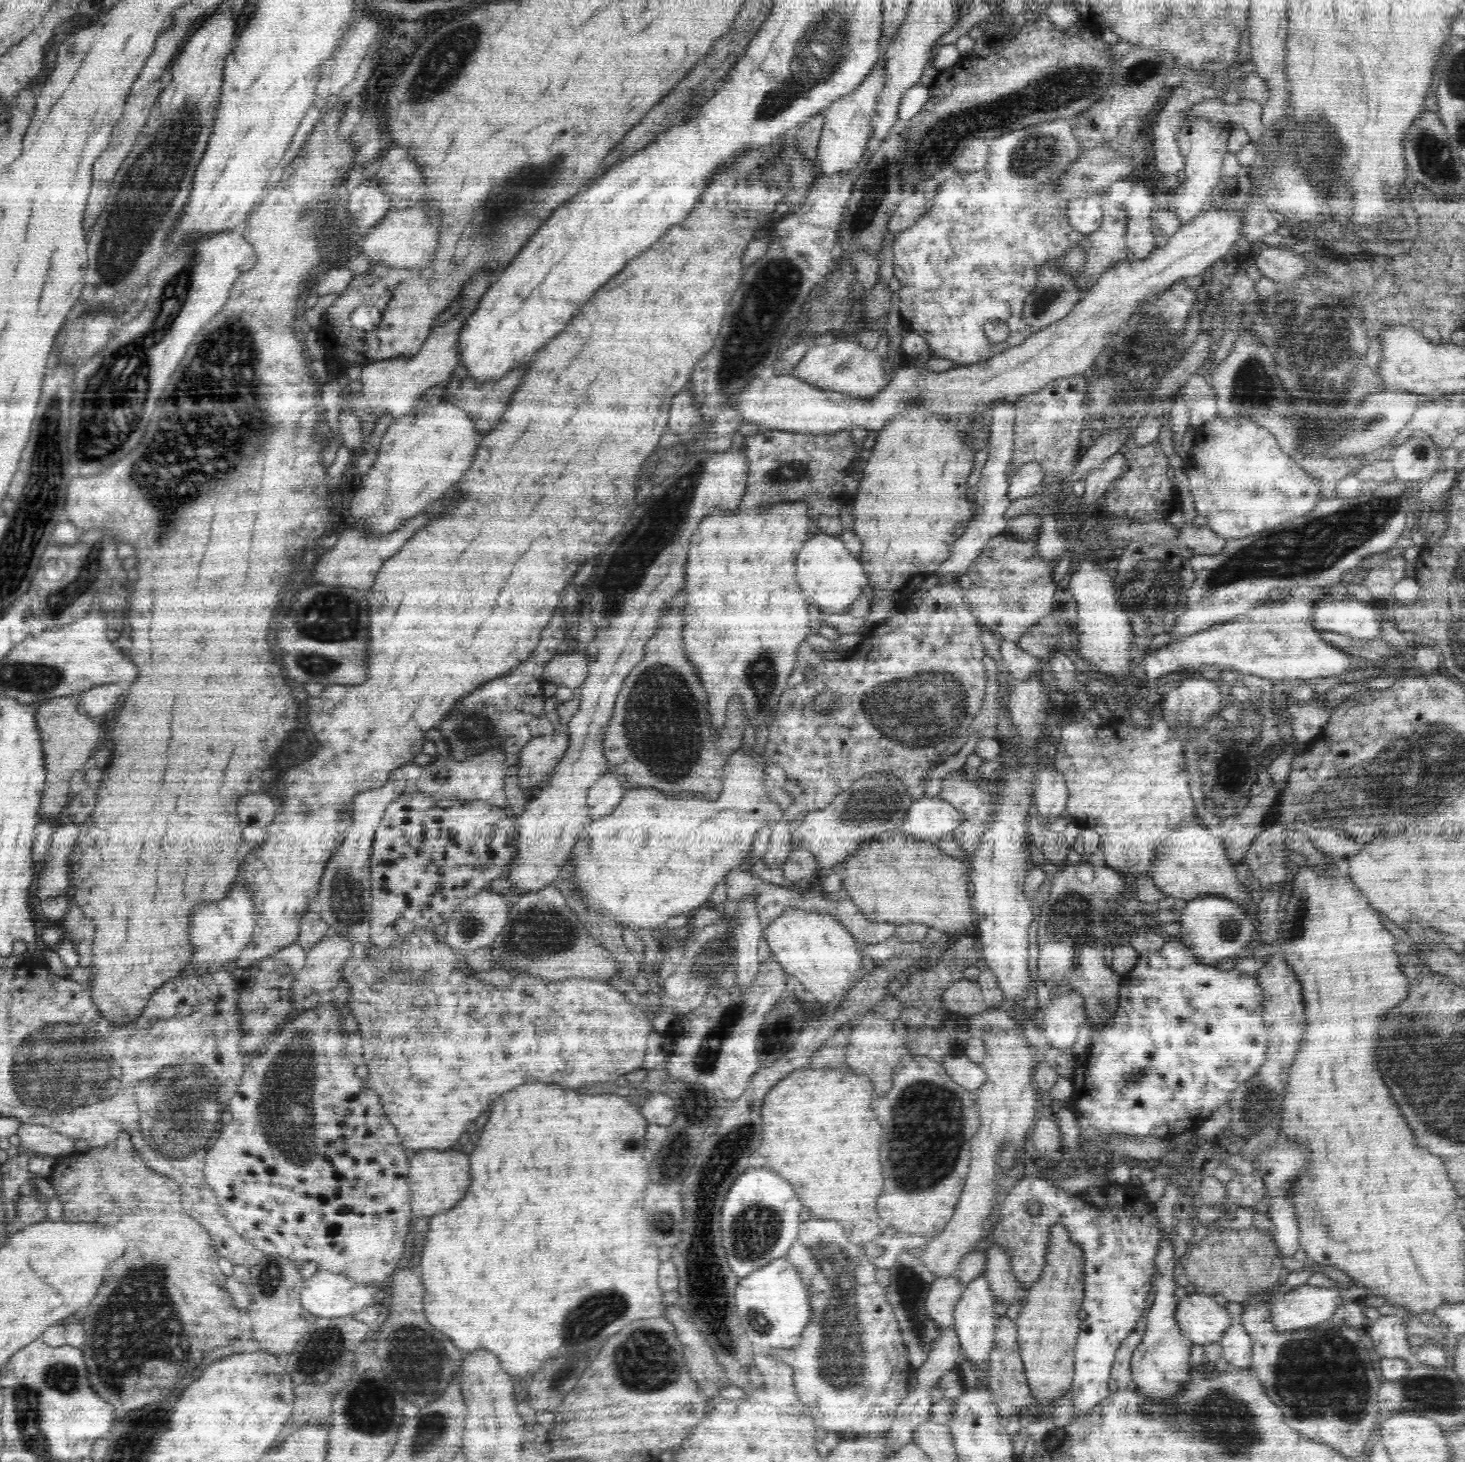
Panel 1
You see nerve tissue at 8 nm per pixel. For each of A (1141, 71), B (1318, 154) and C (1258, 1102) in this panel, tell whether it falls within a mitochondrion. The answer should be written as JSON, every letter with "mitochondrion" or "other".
{"A":"mitochondrion","B":"mitochondrion","C":"mitochondrion"}

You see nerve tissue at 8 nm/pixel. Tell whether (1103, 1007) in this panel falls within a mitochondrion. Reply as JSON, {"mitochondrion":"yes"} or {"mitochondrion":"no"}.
{"mitochondrion":"yes"}

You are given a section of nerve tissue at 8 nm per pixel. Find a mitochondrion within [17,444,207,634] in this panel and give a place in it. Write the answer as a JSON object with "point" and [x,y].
{"point":[58,600]}

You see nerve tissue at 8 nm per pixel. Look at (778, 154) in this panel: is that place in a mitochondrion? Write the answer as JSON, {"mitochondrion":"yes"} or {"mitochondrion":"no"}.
{"mitochondrion":"no"}

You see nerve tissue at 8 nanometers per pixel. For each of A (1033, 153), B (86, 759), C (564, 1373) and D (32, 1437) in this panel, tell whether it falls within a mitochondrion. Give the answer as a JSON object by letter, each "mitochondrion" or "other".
{"A":"mitochondrion","B":"other","C":"mitochondrion","D":"mitochondrion"}

